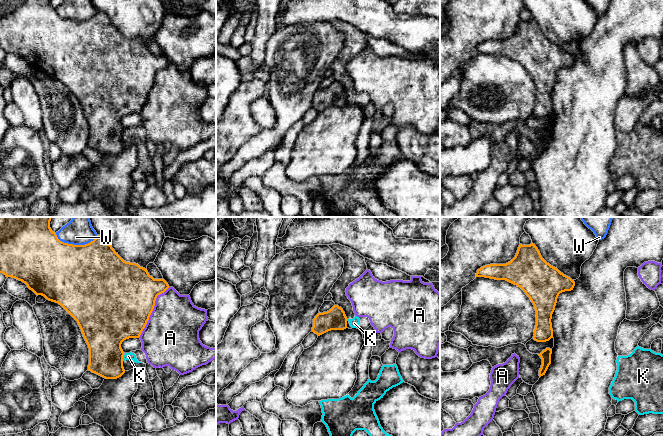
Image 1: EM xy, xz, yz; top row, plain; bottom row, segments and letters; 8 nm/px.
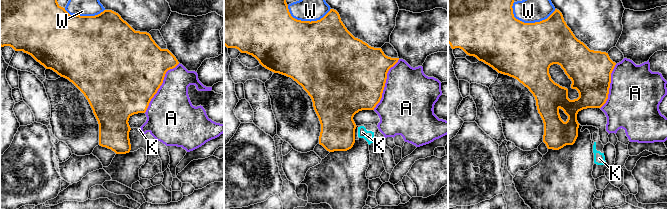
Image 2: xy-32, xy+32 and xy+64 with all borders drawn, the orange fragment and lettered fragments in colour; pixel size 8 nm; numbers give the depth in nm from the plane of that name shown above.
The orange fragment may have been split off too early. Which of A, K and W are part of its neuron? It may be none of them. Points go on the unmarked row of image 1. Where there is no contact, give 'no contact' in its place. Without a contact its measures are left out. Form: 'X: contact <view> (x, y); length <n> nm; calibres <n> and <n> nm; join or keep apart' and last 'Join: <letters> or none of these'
A: contact xy (152, 86); length 480 nm; calibres 500 and 440 nm; keep apart
K: contact xy (122, 134); length 50 nm; calibres 320 and 60 nm; keep apart
W: contact xy (75, 21); length 340 nm; calibres 500 and 180 nm; keep apart
Join: none of these

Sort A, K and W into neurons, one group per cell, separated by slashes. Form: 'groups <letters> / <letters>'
groups A / K / W

